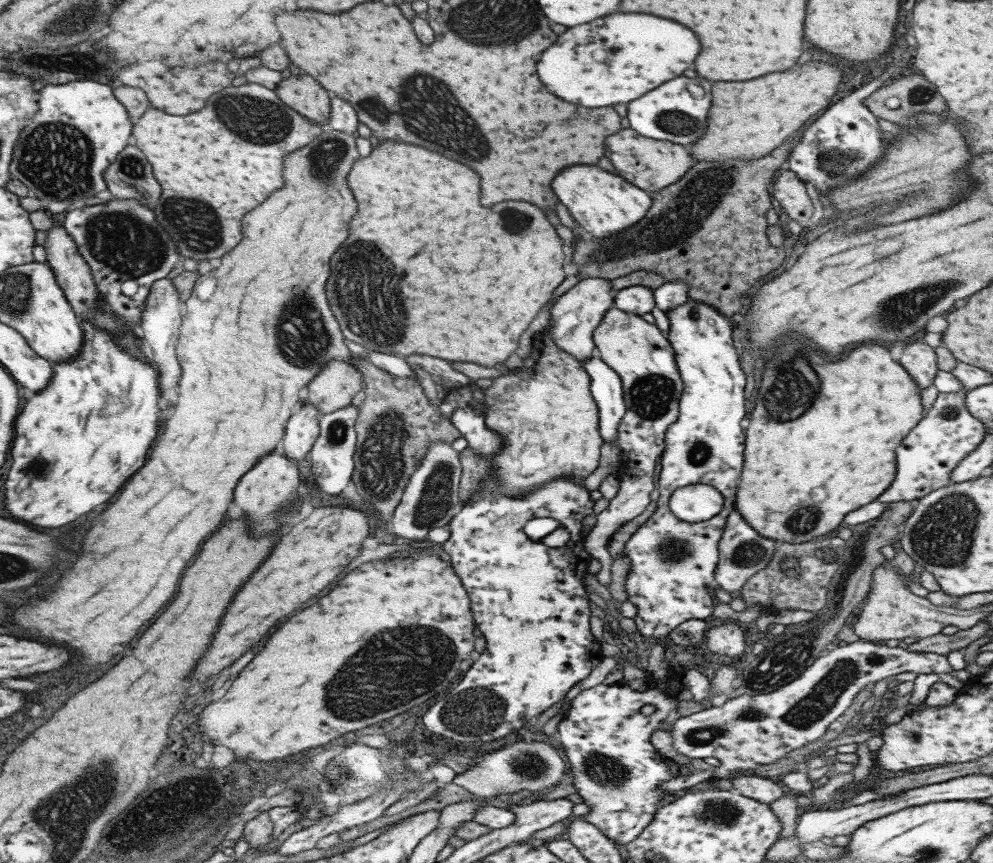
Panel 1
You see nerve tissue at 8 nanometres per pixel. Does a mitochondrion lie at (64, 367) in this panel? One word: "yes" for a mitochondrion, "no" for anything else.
no

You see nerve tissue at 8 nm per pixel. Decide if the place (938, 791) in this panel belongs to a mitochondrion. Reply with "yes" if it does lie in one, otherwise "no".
no

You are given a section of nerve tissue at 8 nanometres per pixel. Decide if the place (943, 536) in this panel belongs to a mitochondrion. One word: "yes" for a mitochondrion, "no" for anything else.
yes

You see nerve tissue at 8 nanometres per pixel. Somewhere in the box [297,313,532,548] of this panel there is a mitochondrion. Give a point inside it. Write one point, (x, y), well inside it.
(381, 461)

